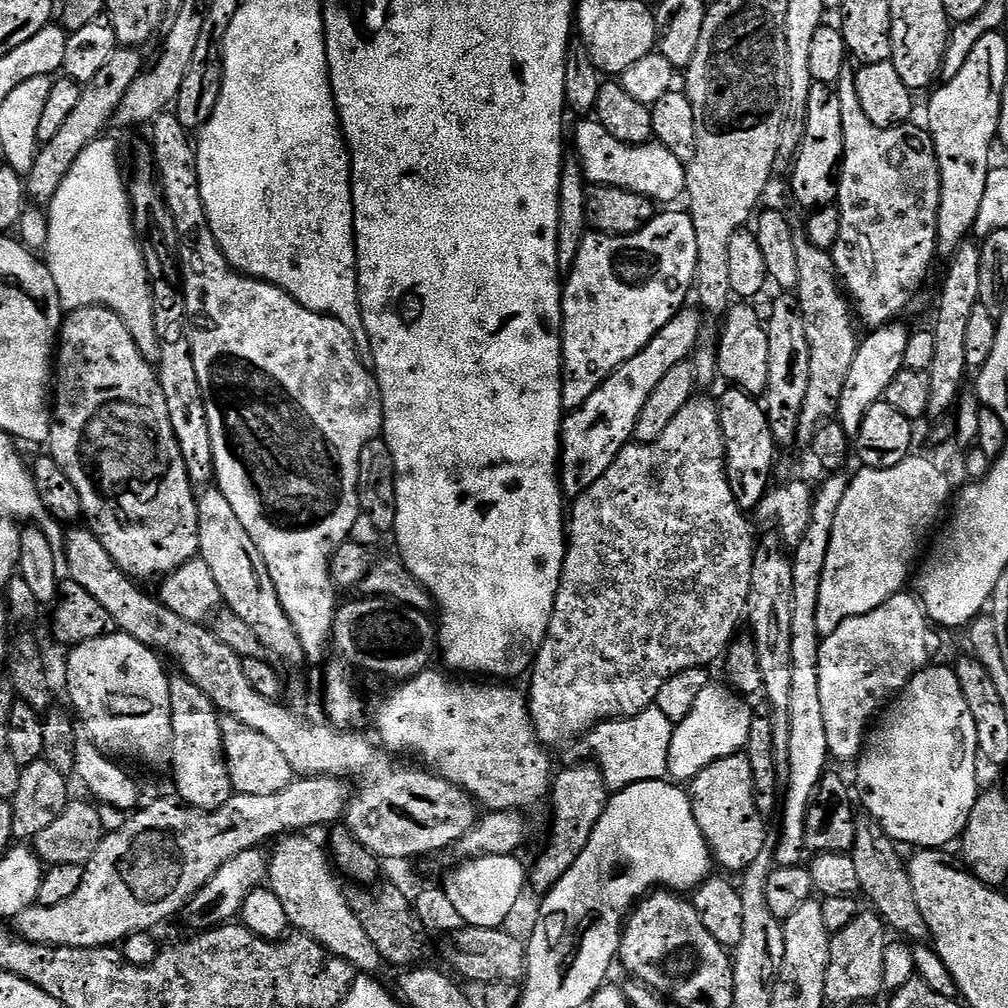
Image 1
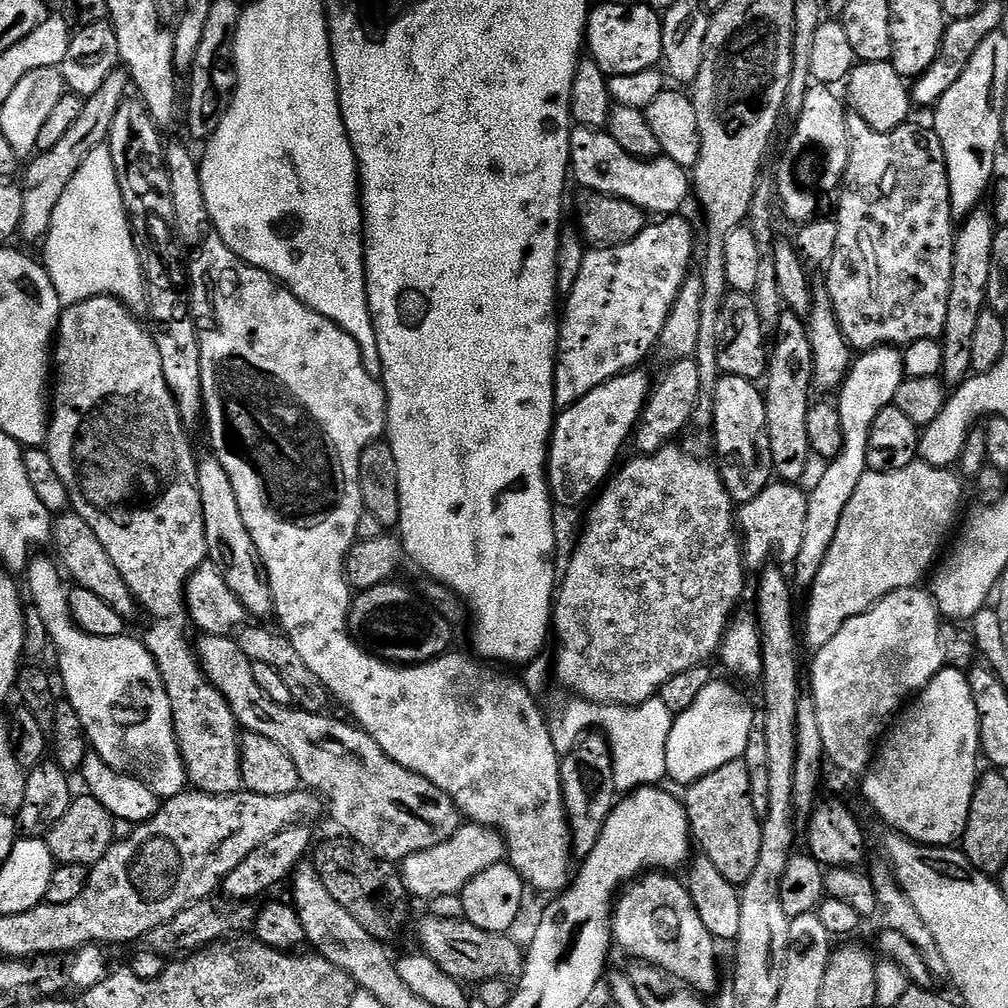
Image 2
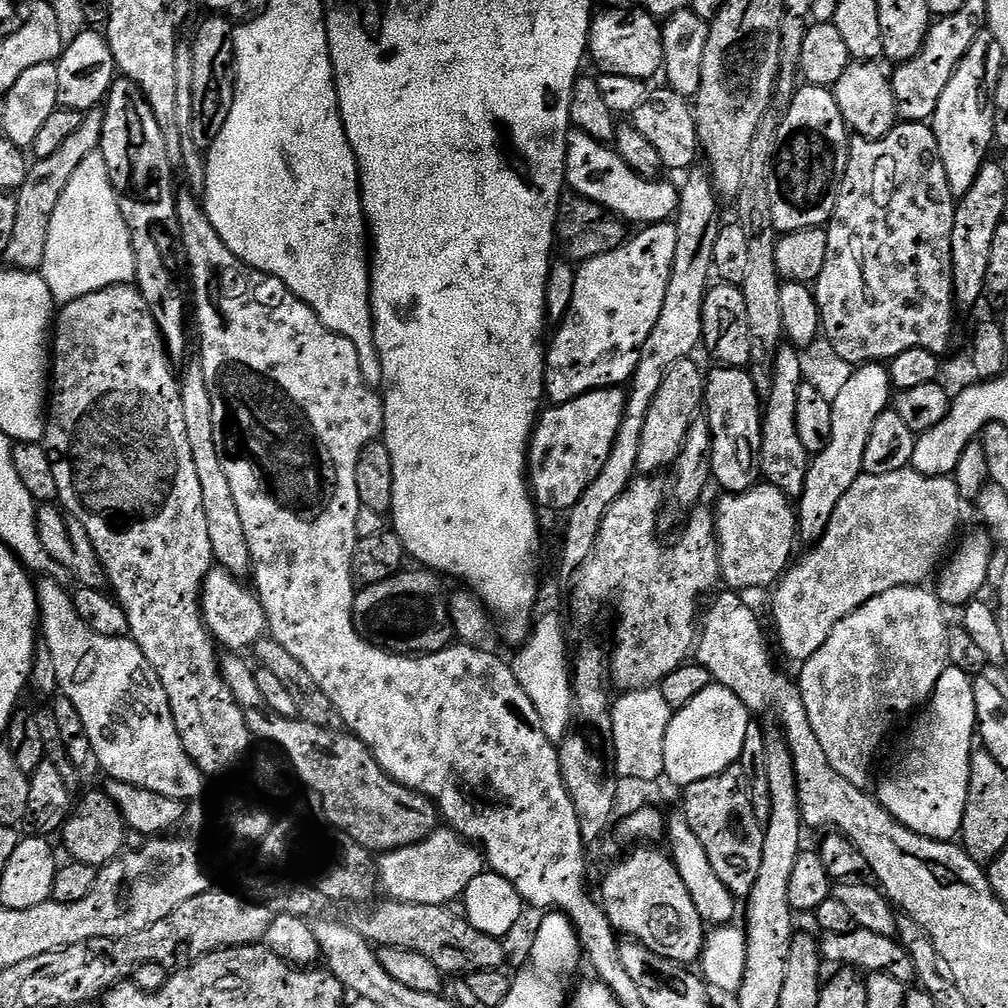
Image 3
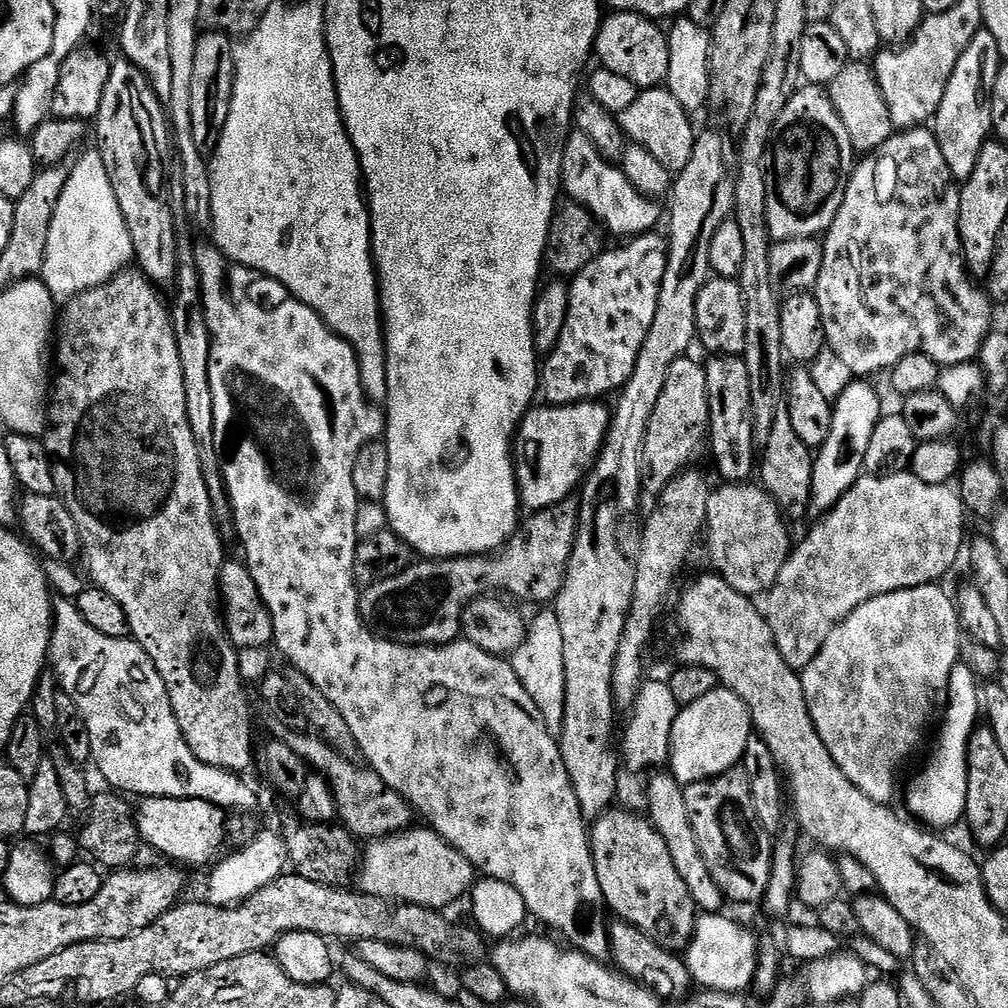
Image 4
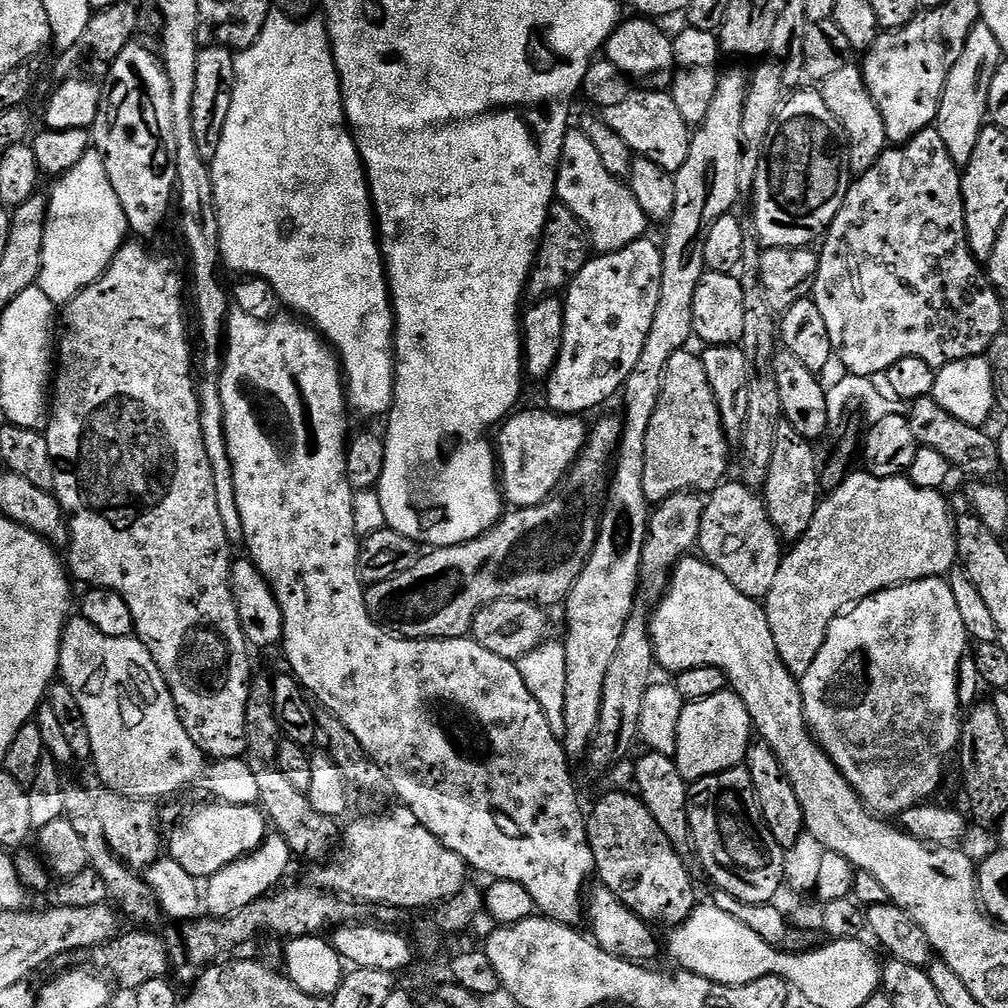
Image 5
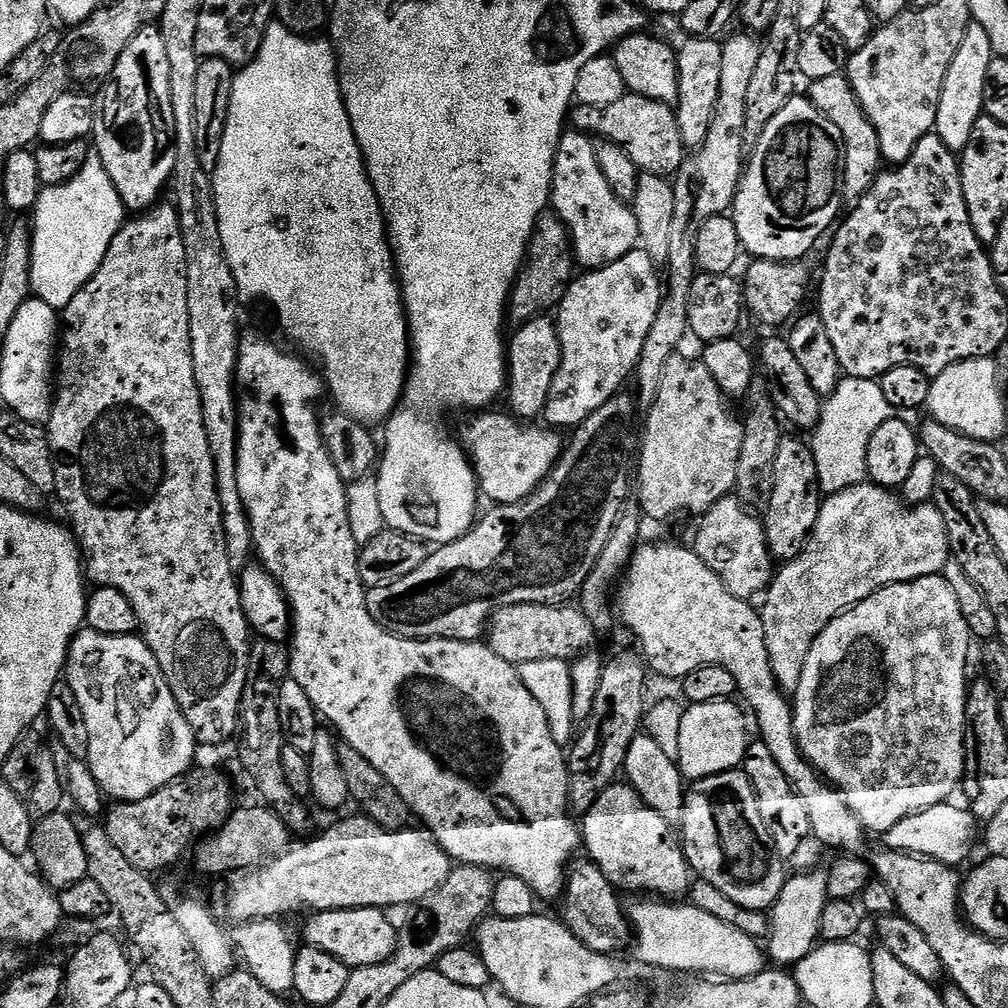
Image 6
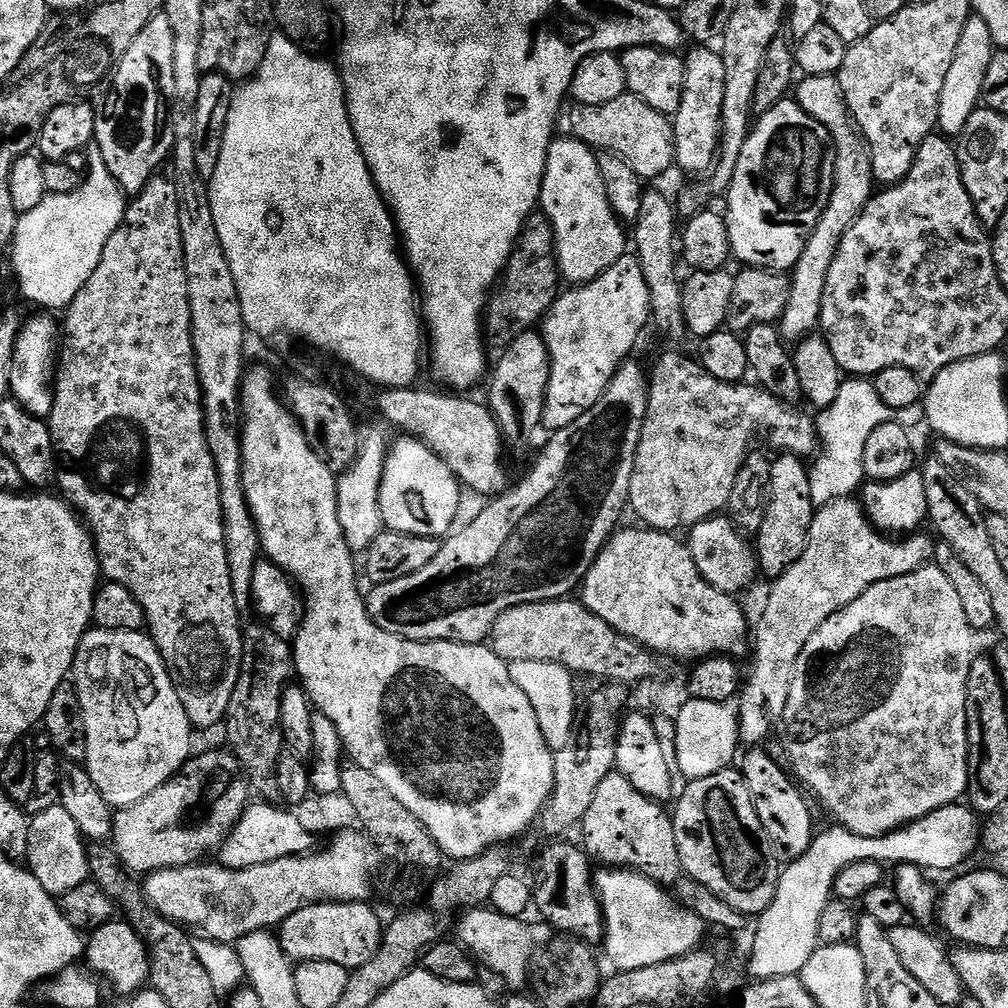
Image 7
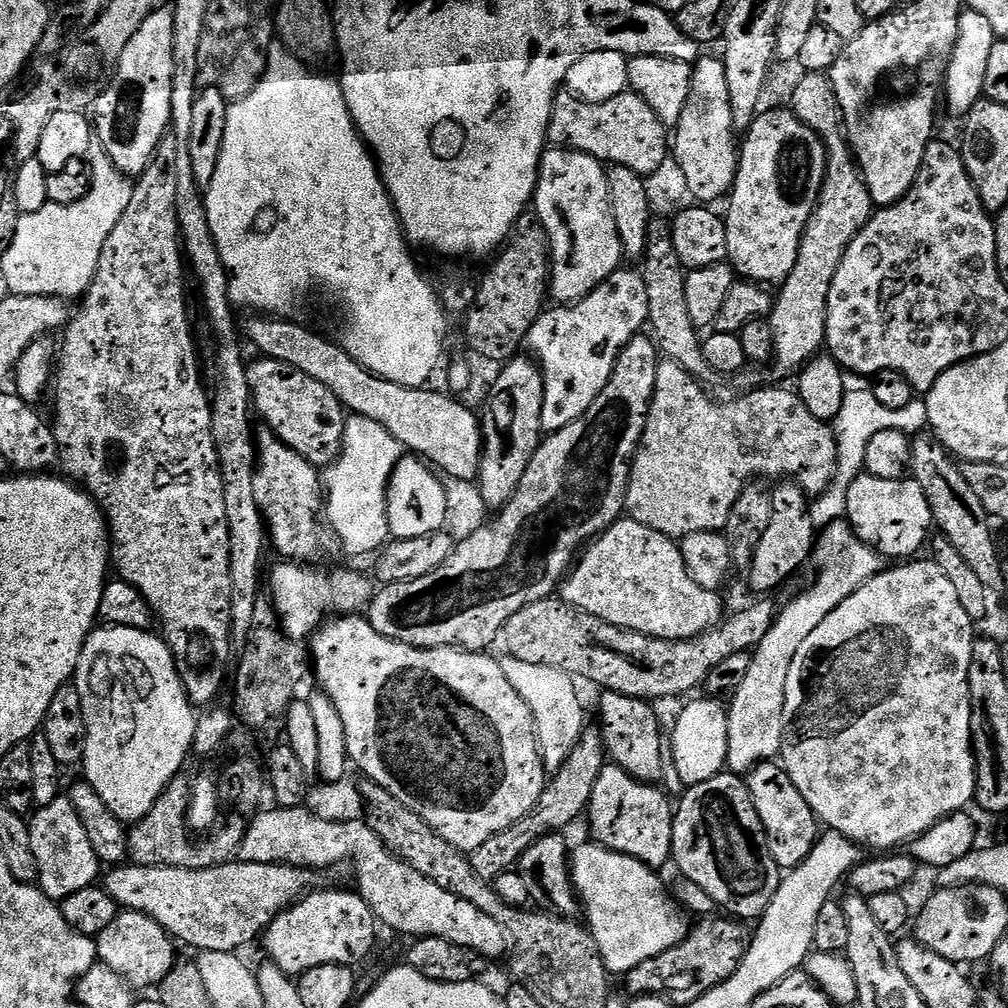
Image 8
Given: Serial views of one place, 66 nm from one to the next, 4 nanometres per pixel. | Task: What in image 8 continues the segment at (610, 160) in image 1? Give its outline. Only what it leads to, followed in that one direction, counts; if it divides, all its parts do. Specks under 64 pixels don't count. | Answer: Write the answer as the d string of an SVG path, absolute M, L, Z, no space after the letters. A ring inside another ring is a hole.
M552 146L540 157L540 177L536 183L534 211L548 235L550 296L561 305L571 306L577 300L586 298L621 267L624 251L620 245L618 230L614 226L614 214L610 214L610 202L606 194L607 177L605 165L590 154Z

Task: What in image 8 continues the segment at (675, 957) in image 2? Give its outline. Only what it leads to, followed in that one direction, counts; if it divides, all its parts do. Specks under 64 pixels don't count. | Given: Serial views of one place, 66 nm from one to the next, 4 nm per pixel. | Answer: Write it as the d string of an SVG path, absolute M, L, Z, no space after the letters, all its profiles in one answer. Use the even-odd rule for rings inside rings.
M605 763L602 774L598 774L598 782L594 782L594 794L590 794L586 813L586 821L588 820L589 826L592 827L591 839L603 848L633 856L638 862L653 870L660 870L664 863L669 863L672 860L674 804L673 801L668 801L668 796L662 789L656 787L660 786L634 778L614 763Z

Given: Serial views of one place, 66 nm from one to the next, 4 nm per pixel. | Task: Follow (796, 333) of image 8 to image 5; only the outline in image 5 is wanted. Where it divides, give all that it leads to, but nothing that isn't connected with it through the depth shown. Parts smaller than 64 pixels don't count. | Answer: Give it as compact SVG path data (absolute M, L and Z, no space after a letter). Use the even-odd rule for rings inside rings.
M855 63L842 66L842 70L830 74L818 88L820 96L830 106L830 114L838 118L842 130L848 139L848 161L853 173L862 174L878 162L878 158L889 147L890 141L886 134L886 122L882 122L882 114L870 94L864 81L864 73Z

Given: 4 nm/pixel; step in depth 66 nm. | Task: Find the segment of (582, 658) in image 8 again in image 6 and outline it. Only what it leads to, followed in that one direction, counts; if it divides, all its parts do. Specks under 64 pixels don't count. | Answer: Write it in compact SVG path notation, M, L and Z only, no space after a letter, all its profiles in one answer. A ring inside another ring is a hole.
M511 604L498 608L486 625L486 643L506 662L514 665L539 660L567 660L585 655L596 632L583 612L576 606L554 604Z

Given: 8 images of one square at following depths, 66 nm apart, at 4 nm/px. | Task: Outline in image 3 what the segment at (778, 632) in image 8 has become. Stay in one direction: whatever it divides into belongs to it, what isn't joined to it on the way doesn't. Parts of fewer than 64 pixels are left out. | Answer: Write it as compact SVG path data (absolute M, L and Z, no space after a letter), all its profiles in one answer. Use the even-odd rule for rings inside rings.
M911 467L894 474L860 475L854 486L846 490L846 498L838 502L838 510L834 510L834 518L820 541L809 547L808 553L801 560L799 557L775 585L776 597L772 604L776 607L776 620L784 635L785 654L797 662L808 660L822 650L834 626L870 602L870 598L886 594L886 590L923 585L924 579L941 567L953 547L952 539L960 524L960 507L962 501L958 486L955 479L947 476L923 476Z

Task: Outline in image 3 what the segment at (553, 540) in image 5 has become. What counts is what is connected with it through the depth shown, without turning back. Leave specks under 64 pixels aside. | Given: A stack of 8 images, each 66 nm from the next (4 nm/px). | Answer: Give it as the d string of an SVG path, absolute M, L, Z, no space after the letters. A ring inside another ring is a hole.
M402 570L386 582L361 587L354 598L352 621L356 631L377 648L401 654L440 652L453 643L452 615L444 584L431 570Z

